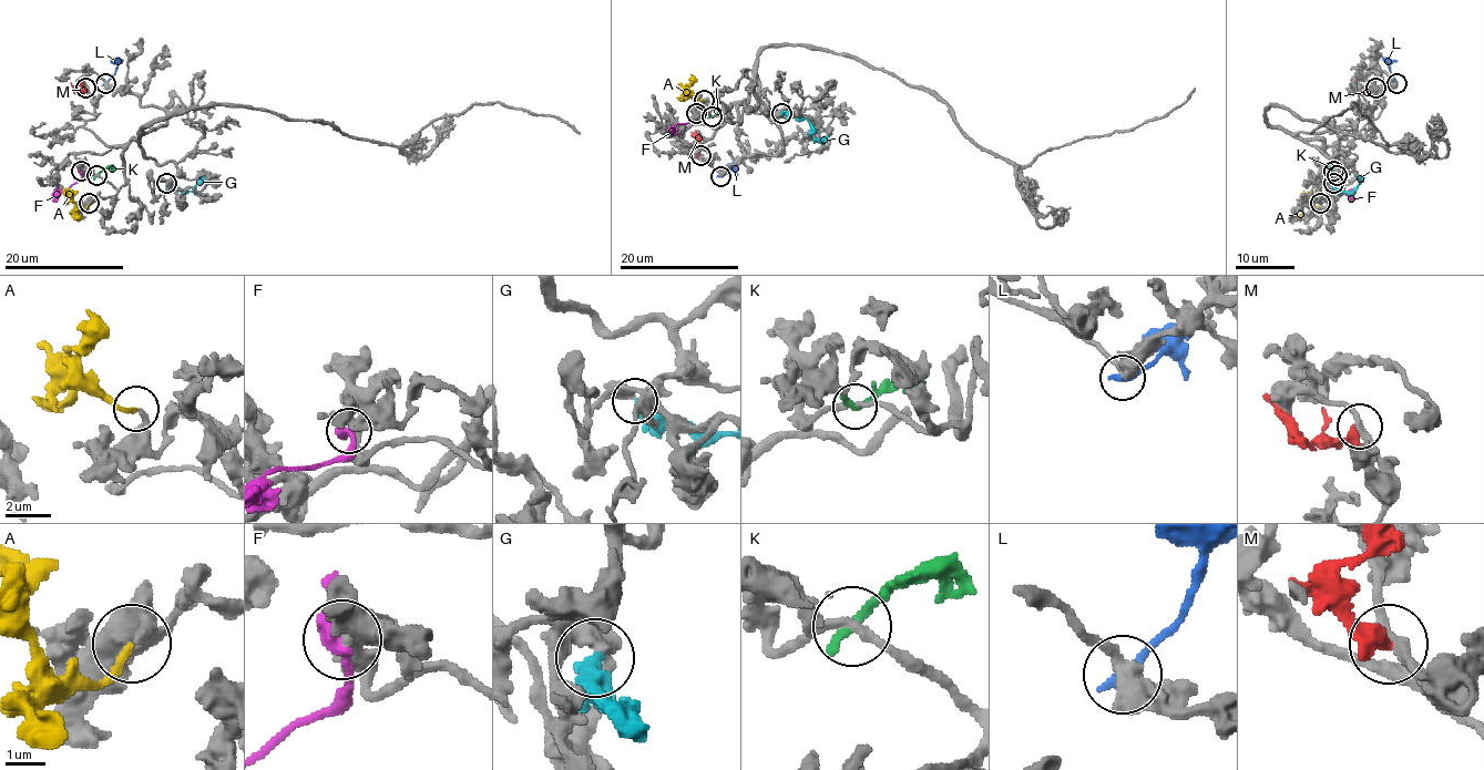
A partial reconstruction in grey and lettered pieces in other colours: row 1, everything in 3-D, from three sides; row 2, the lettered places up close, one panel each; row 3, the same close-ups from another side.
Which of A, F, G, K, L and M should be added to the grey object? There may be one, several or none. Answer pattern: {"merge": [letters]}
{"merge": ["A"]}

